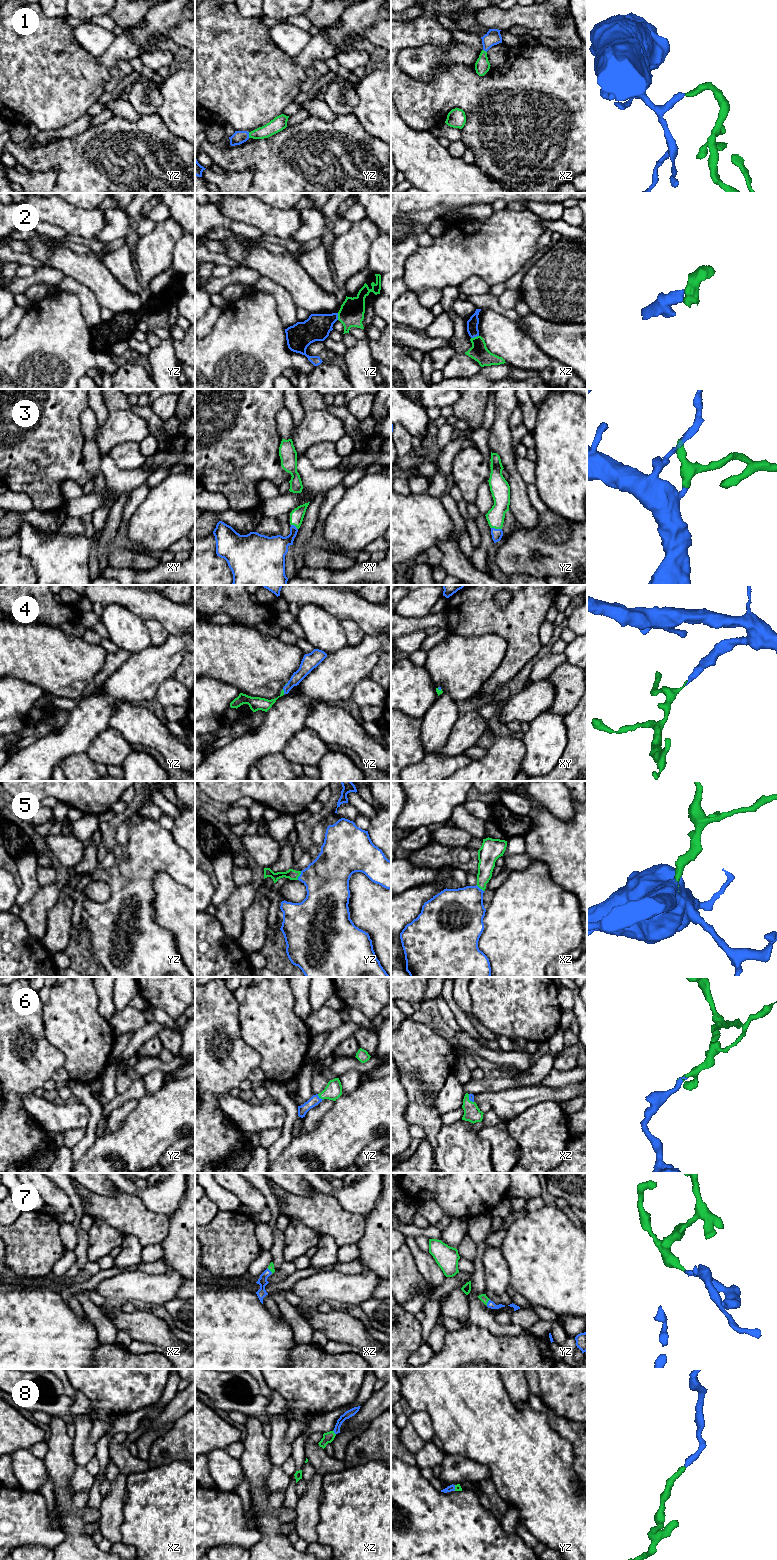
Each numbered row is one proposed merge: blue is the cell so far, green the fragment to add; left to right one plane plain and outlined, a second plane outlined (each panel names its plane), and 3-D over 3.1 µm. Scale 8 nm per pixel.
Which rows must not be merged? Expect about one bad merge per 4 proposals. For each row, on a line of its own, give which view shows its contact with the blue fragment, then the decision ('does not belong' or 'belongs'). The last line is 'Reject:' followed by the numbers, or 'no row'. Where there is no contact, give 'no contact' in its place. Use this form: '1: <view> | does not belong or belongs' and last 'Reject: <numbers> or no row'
1: yz | belongs
2: xz | belongs
3: yz | belongs
4: yz | belongs
5: yz | belongs
6: yz | belongs
7: yz | belongs
8: xz | belongs
Reject: no row

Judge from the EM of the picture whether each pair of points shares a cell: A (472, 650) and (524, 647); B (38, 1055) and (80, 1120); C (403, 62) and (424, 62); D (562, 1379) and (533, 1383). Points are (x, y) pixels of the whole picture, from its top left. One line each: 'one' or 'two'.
A: two
B: two
C: one
D: two

